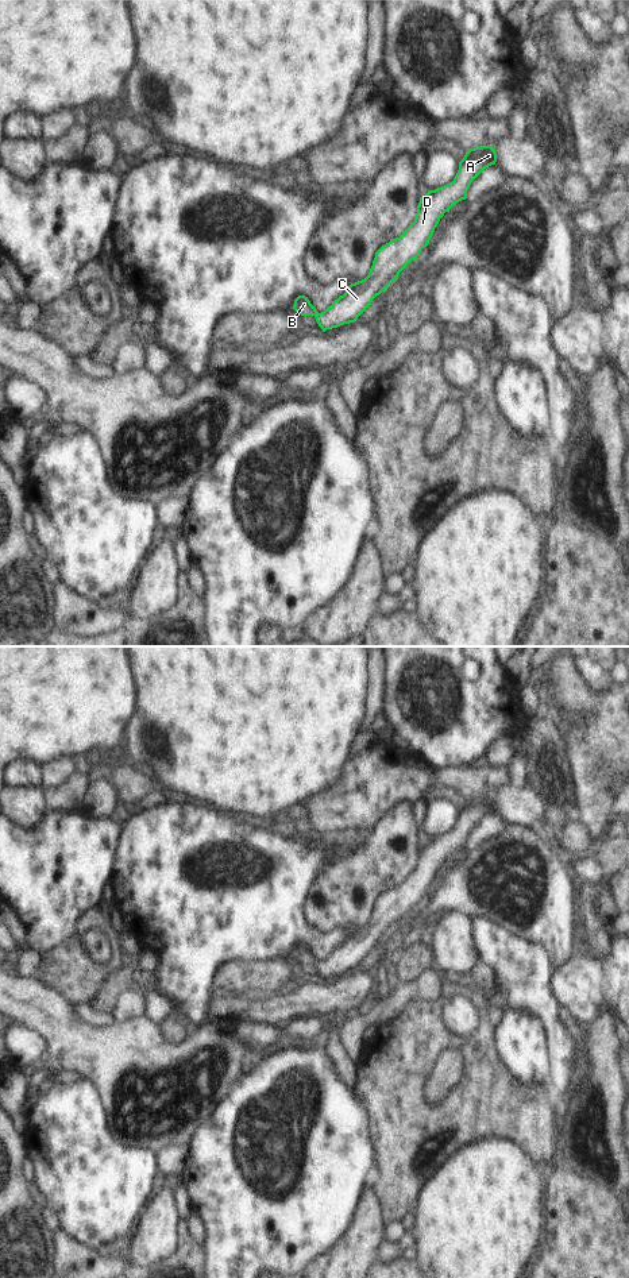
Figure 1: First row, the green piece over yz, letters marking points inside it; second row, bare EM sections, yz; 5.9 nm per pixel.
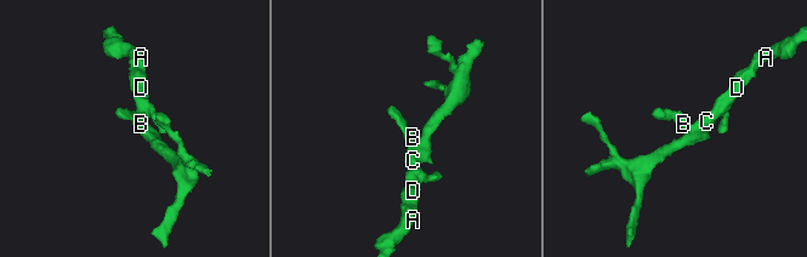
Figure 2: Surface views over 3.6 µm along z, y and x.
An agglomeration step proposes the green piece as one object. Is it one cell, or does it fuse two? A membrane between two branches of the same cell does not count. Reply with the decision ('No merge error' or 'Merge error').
No merge error

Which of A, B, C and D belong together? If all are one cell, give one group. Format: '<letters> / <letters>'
A B C D

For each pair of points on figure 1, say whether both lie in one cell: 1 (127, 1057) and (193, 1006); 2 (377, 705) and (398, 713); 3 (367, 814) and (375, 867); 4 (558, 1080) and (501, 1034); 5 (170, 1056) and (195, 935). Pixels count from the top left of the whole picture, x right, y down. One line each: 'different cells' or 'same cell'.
1: different cells
2: different cells
3: different cells
4: different cells
5: different cells

